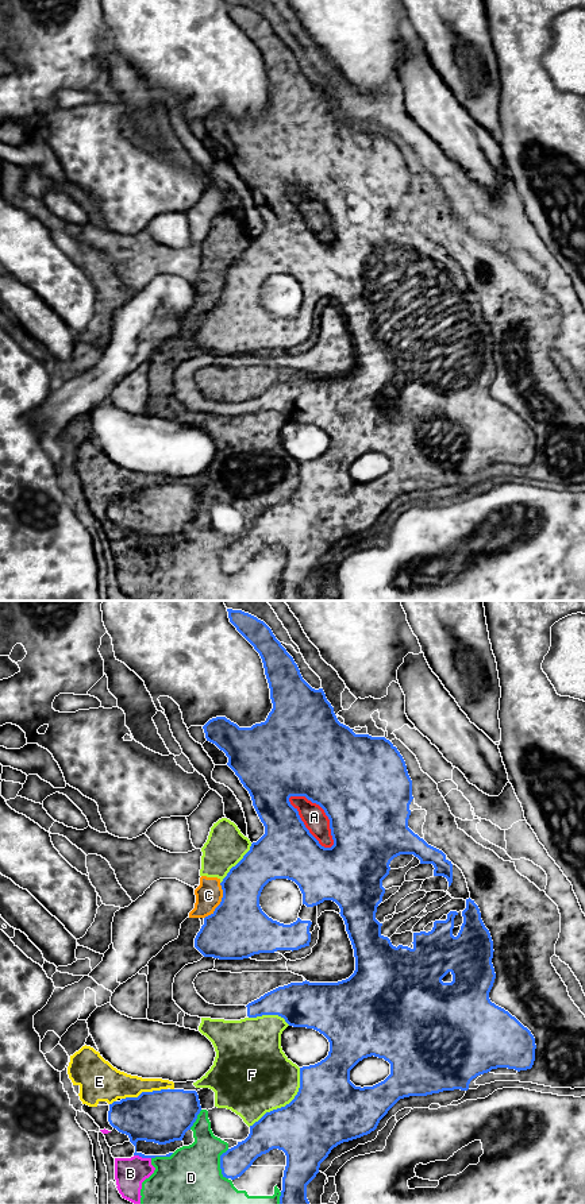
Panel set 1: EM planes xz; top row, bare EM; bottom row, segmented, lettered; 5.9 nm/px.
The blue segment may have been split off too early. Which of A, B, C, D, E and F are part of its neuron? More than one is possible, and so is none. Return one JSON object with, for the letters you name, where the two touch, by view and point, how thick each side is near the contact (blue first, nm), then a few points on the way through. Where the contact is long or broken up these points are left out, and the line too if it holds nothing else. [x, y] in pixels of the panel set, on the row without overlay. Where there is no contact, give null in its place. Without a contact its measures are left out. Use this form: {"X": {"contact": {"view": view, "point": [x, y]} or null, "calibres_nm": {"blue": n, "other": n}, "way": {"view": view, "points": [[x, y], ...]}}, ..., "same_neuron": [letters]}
{"same_neuron": []}

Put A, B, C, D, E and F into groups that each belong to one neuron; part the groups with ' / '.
A B C D E F

